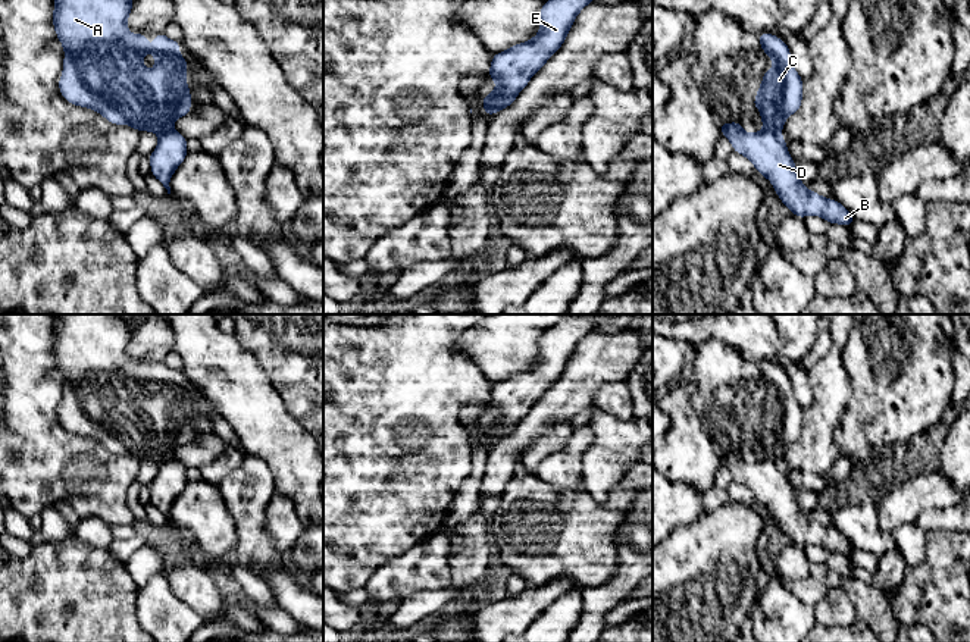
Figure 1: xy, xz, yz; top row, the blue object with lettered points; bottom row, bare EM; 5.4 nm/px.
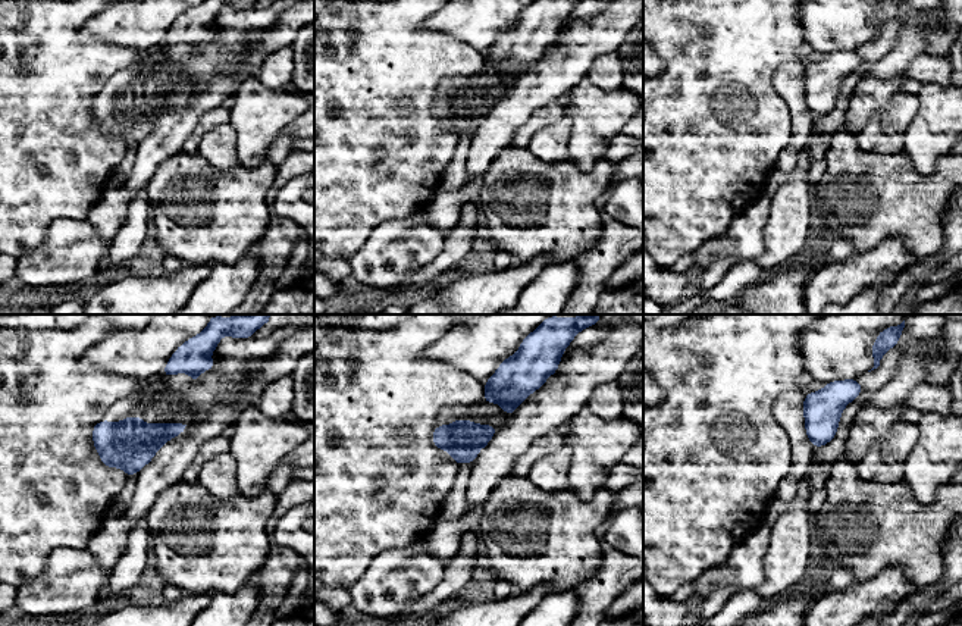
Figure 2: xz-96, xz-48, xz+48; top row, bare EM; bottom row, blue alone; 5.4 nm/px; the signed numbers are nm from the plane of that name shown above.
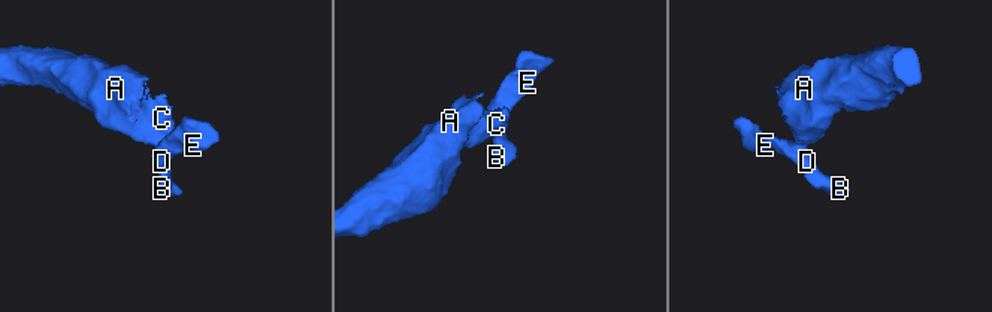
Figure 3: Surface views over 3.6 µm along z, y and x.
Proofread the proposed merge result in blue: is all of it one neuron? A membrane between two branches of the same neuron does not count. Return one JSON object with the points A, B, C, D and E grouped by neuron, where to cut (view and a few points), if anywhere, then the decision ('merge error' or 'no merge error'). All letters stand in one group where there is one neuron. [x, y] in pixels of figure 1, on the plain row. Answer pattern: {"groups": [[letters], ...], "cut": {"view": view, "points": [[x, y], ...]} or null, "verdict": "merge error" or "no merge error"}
{"groups": [["A", "C"], ["B", "D", "E"]], "cut": {"view": "xz", "points": [[485, 425], [497, 439]]}, "verdict": "merge error"}

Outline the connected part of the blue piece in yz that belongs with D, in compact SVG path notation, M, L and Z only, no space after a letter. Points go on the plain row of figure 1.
M739 451L722 452L733 480L745 485L760 504L769 508L780 530L798 547L820 545L827 552L851 555L852 544L836 529L810 520L800 507L782 464L772 460L748 463Z

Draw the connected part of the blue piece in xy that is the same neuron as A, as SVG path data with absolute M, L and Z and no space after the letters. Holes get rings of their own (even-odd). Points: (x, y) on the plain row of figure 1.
M56 314L53 356L65 379L63 401L59 408L59 420L66 430L75 435L93 438L113 454L129 454L144 461L157 464L172 458L173 451L190 444L191 422L187 414L188 391L179 383L179 370L165 363L154 363L153 379L148 379L146 364L128 363L128 345L134 328L116 314ZM147 382L154 383L154 400L141 392Z

